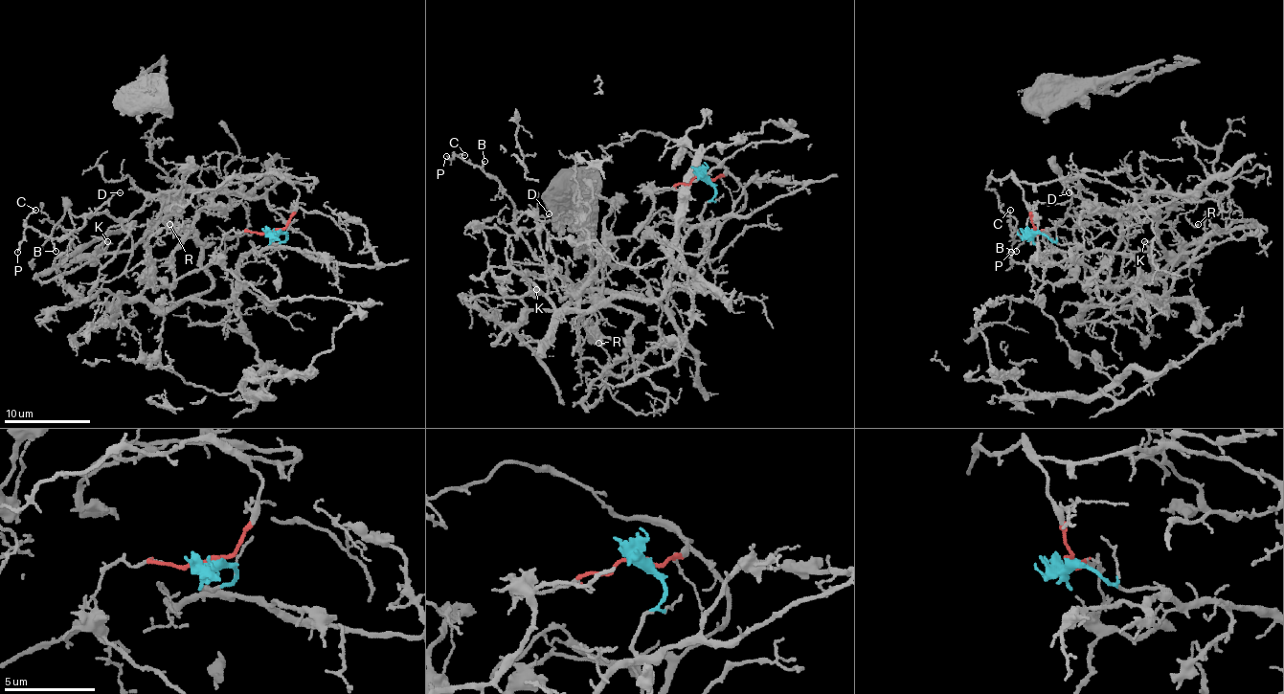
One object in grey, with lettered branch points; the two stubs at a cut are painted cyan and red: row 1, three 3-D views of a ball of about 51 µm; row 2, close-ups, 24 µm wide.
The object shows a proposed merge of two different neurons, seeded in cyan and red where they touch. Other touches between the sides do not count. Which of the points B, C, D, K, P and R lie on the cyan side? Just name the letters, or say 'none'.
none

